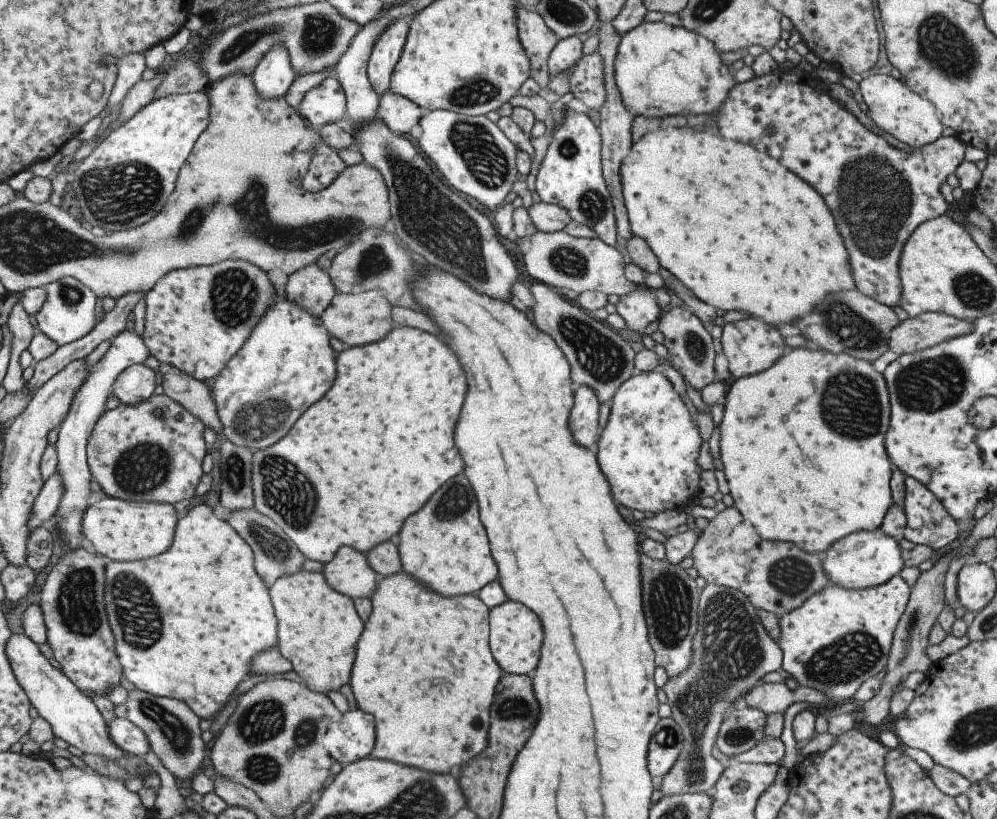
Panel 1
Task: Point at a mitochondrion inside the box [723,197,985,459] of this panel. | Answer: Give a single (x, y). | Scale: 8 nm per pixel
(929, 384)

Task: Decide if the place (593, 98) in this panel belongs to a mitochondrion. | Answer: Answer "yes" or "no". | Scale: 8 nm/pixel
no

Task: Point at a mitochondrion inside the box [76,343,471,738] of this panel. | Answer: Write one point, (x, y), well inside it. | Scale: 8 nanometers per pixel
(135, 619)

